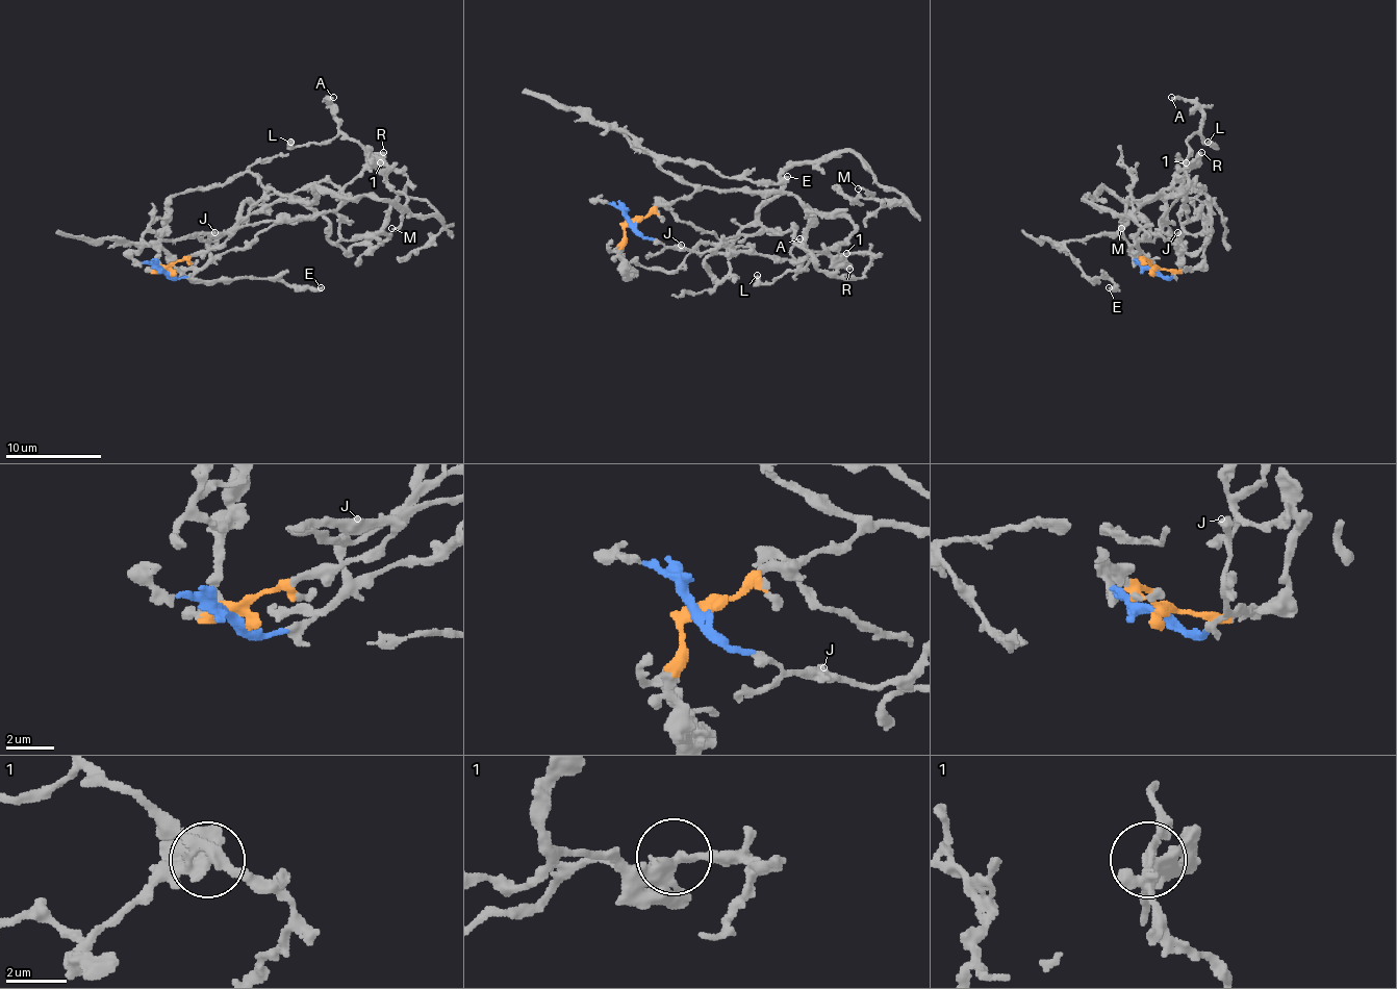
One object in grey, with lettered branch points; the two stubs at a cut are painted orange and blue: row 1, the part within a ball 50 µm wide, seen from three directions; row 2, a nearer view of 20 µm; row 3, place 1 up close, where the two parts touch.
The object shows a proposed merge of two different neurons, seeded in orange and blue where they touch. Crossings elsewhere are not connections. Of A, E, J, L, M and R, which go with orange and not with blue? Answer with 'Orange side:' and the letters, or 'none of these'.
Orange side: E, R

